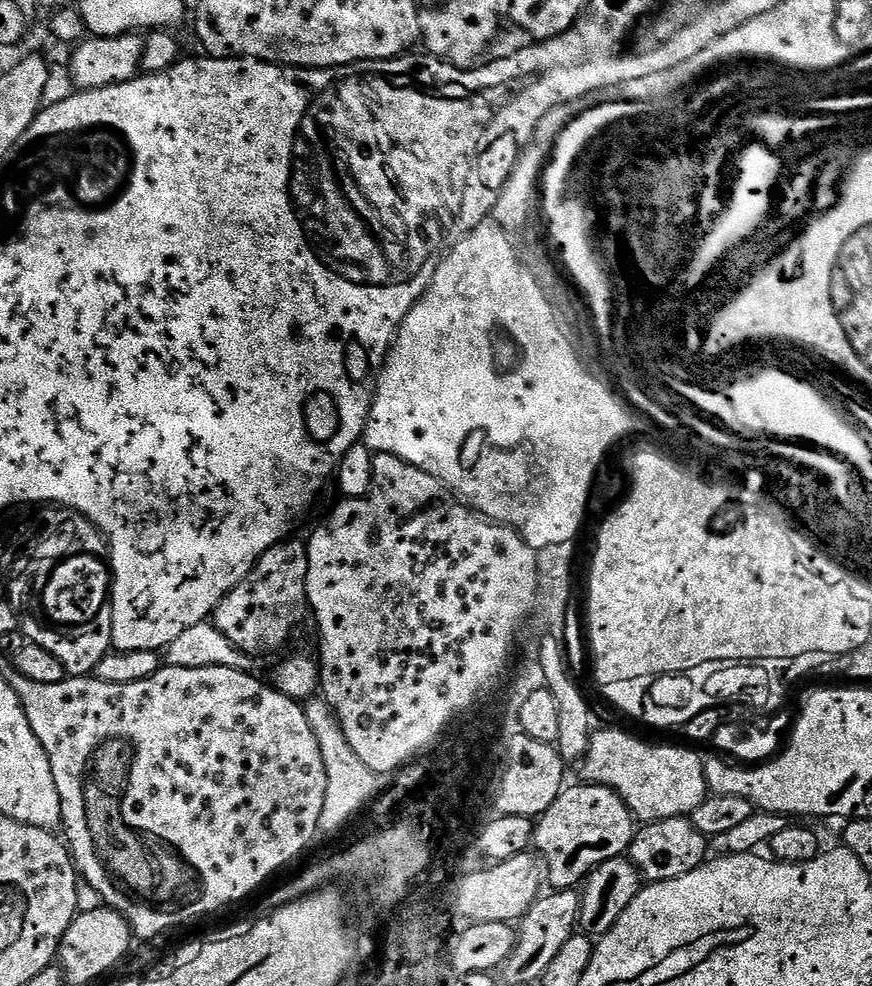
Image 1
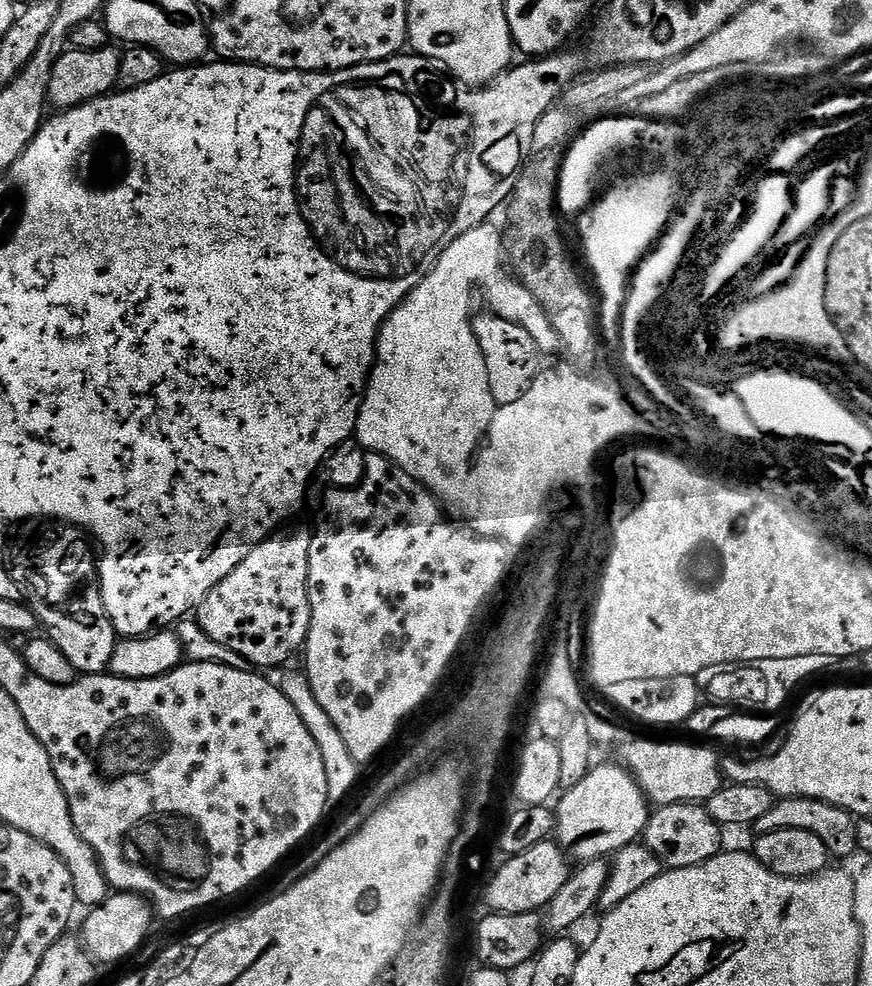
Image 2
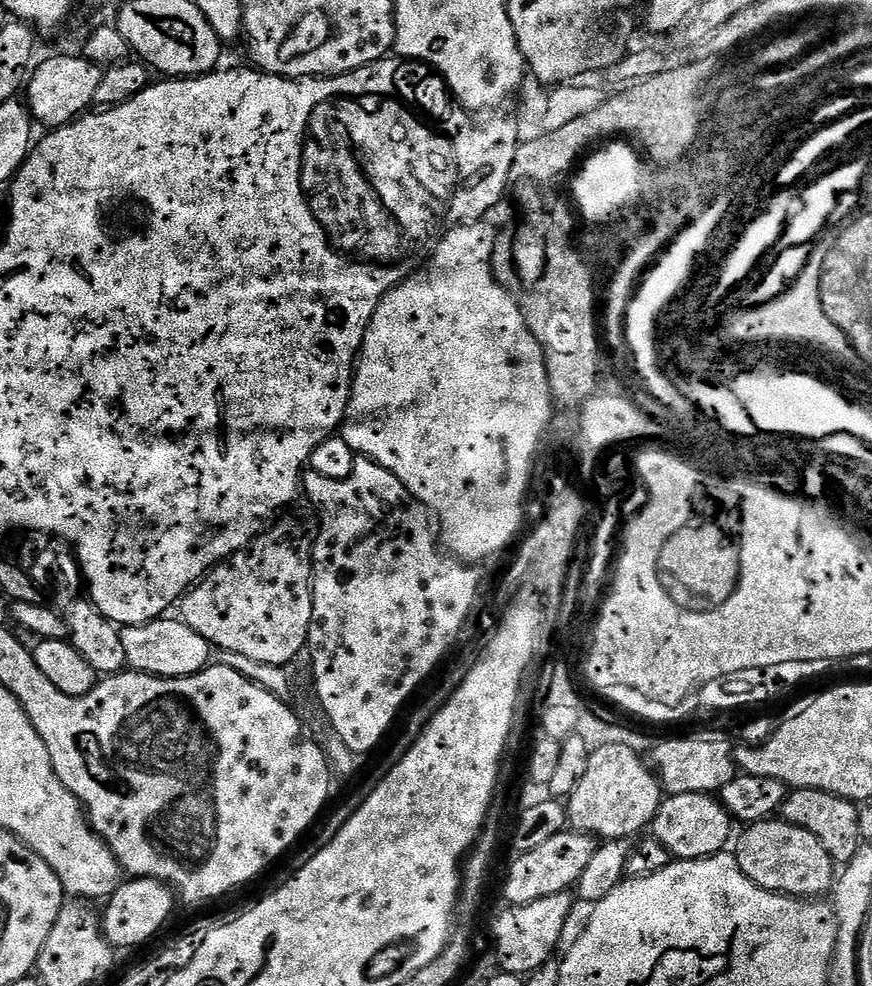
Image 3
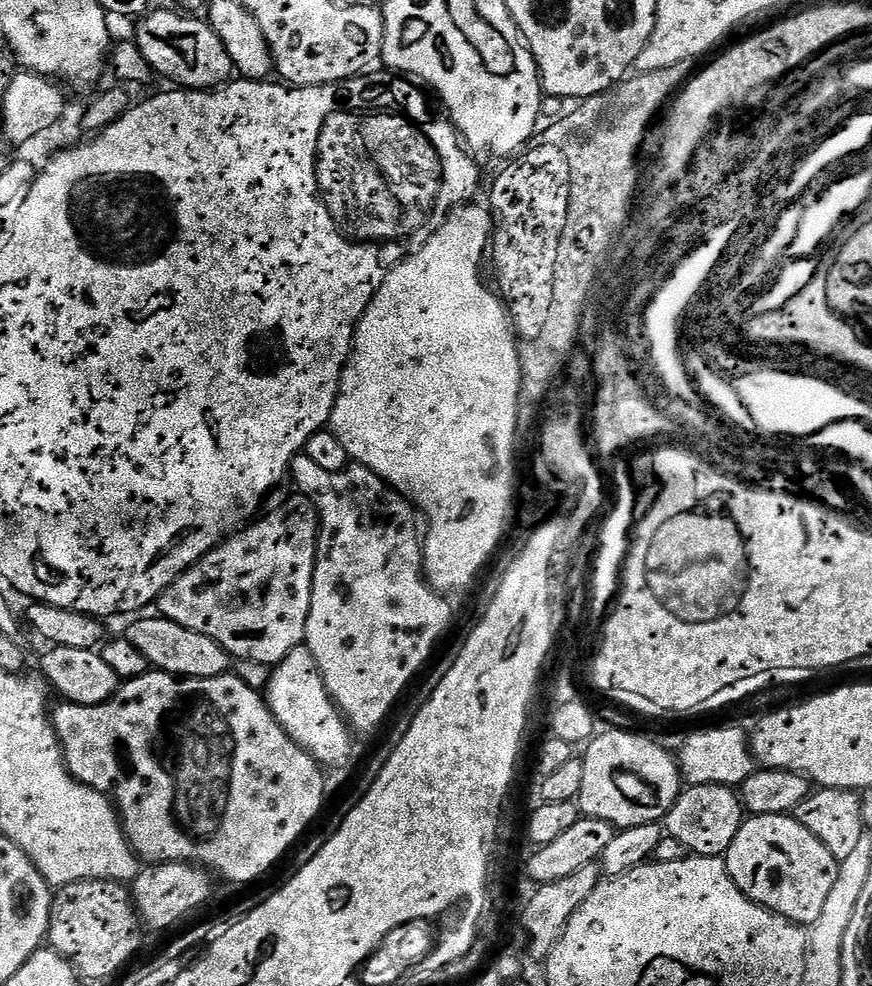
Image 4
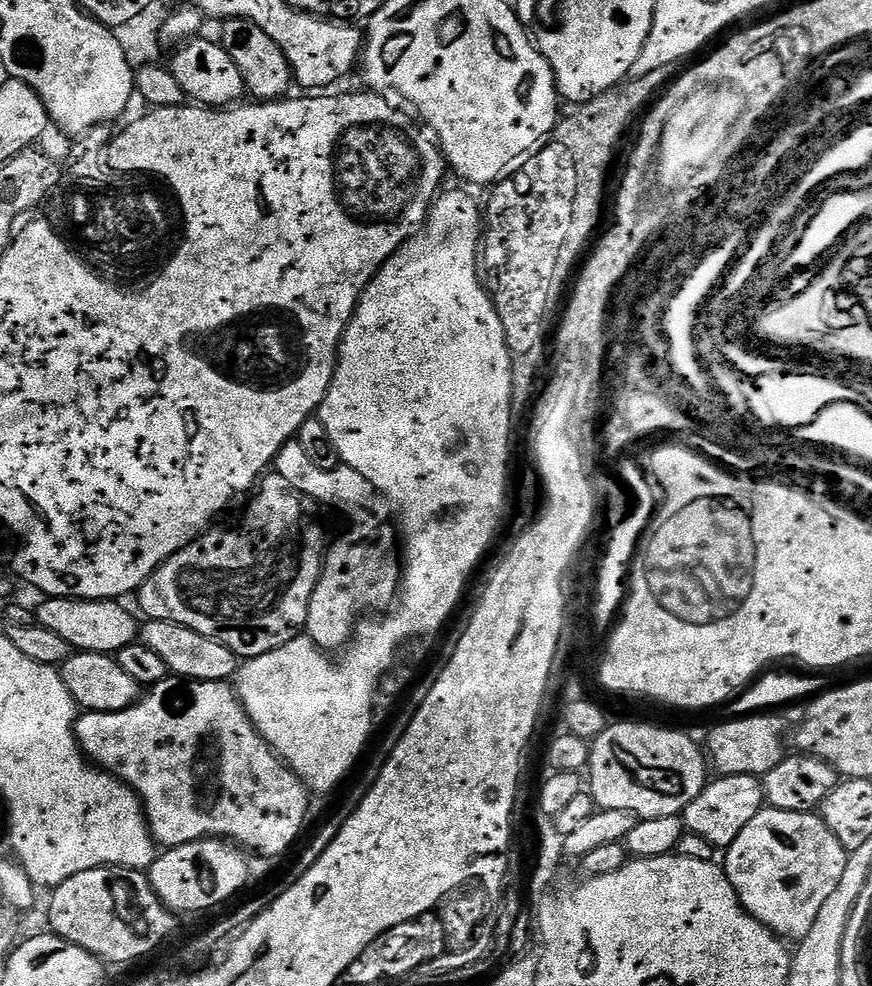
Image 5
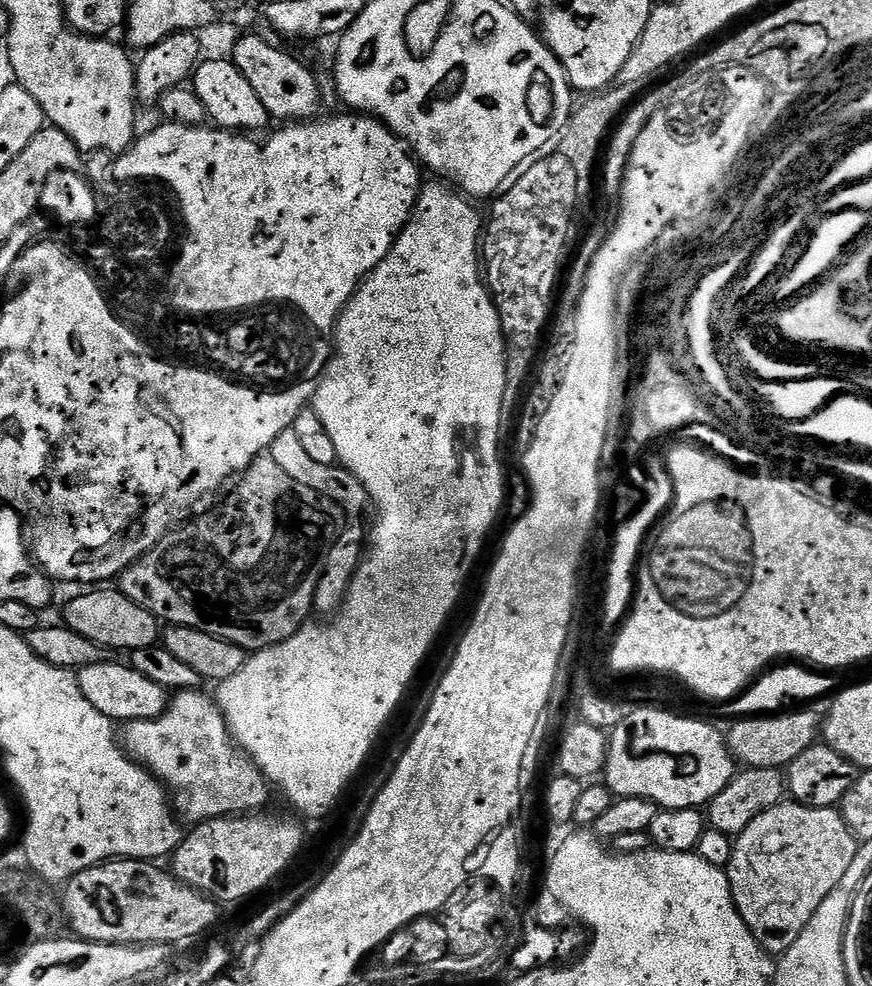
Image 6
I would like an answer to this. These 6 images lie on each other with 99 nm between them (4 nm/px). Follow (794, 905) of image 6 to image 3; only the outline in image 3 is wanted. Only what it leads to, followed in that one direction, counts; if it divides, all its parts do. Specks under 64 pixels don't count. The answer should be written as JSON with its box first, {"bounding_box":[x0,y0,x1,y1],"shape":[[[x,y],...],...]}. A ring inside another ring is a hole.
{"bounding_box":[735,818,838,898],"shape":[[[782,818],[760,820],[743,829],[744,837],[740,840],[740,849],[735,849],[736,860],[742,866],[746,878],[762,890],[781,892],[784,896],[801,898],[820,898],[824,891],[833,887],[838,876],[837,865],[826,854],[826,846],[796,824],[787,824]]]}

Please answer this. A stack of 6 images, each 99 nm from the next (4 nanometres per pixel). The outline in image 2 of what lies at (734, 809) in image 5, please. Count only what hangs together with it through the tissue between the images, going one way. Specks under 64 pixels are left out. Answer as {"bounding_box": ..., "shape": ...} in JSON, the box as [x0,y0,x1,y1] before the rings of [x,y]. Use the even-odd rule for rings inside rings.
{"bounding_box":[644,804,722,869],"shape":[[[665,804],[657,807],[648,817],[644,828],[644,843],[665,869],[698,866],[722,851],[720,844],[721,825],[710,818],[707,807],[698,804]]]}

